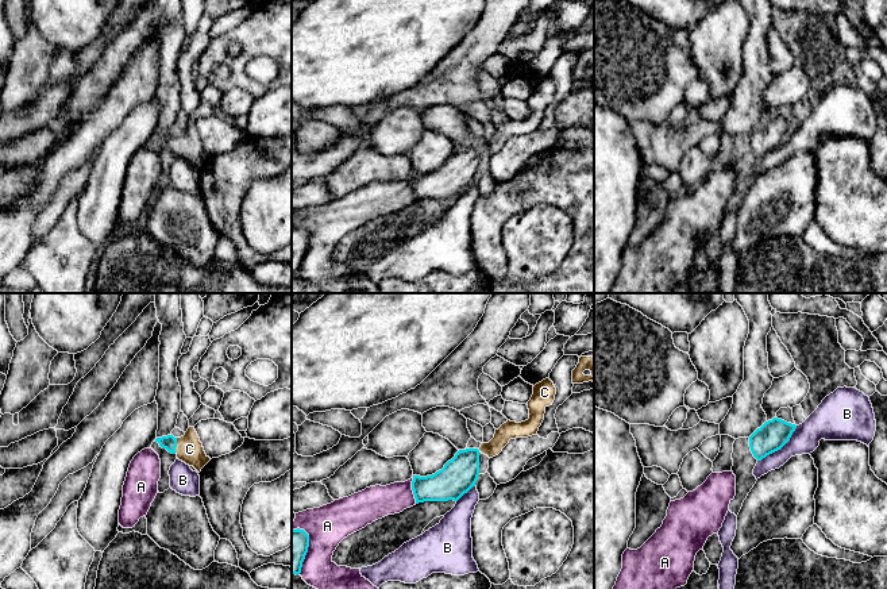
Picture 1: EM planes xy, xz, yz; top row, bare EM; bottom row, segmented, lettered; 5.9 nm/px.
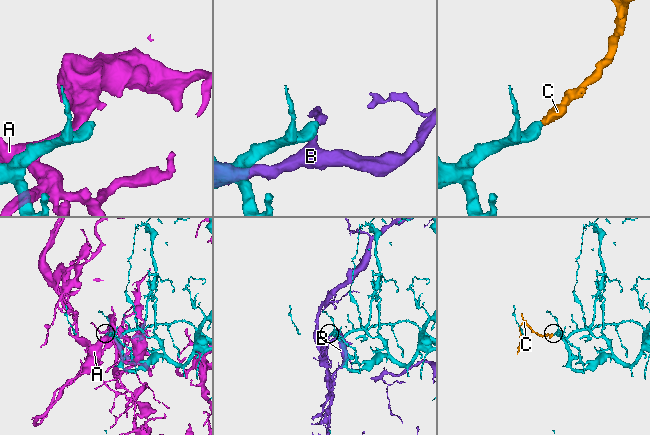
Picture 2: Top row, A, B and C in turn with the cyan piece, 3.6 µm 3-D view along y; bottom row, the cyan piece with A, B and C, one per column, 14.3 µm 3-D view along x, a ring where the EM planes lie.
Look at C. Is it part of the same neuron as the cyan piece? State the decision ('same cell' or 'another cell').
same cell

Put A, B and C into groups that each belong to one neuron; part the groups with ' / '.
A / B / C

